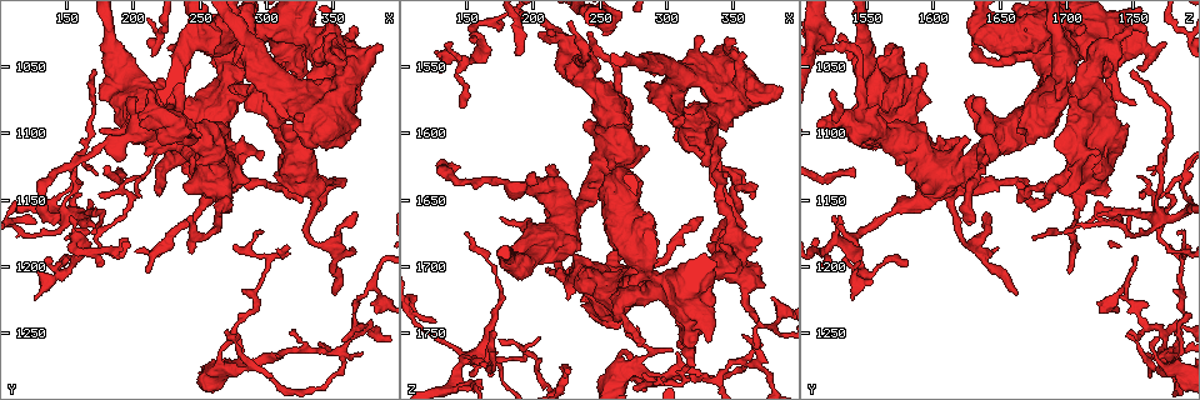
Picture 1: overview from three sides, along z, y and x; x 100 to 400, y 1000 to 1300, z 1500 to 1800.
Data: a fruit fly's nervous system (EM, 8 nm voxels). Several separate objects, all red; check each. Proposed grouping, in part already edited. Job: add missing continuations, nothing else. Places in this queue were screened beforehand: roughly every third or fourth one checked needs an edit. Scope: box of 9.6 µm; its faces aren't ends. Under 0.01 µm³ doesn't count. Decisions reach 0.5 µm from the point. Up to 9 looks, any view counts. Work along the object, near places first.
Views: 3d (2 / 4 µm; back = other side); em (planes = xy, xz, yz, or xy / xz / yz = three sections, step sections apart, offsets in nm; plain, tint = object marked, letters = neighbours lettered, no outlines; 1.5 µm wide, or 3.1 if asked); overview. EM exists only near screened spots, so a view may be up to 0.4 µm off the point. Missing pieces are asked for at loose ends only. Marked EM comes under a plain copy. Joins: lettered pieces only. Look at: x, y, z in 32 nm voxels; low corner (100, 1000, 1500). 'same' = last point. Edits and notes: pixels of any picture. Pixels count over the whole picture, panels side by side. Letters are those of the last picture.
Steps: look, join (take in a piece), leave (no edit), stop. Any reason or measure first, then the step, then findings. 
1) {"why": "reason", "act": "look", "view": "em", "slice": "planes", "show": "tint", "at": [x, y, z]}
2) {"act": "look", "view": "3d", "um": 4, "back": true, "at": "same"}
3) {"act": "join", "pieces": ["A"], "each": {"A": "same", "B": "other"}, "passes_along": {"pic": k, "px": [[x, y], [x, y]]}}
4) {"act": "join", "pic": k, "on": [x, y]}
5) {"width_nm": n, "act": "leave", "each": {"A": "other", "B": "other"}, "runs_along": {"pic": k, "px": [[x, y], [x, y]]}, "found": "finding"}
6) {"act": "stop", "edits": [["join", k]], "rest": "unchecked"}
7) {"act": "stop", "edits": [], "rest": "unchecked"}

{"why": "free end", "act": "look", "view": "em", "slice": "yz", "step": 4, "show": "tint", "at": [140, 1166, 1628]}

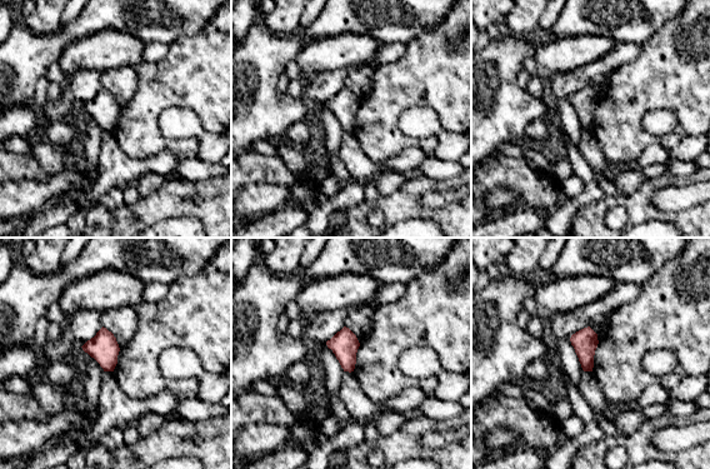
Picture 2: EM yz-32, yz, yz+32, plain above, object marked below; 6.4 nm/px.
{"why": "see the neighbours", "act": "look", "view": "em", "slice": "yz", "step": 4, "show": "letters", "at": "same"}

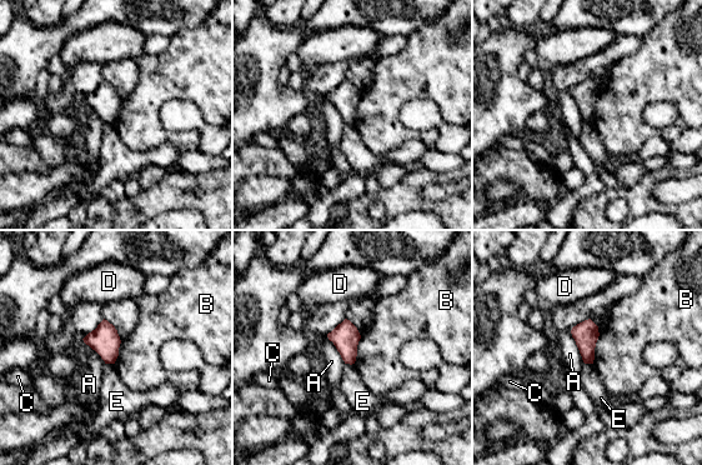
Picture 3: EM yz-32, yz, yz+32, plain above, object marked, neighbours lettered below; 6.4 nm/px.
{"longest_contact_nm": ["A", 240], "act": "leave", "each": {"A": "other", "B": "other", "C": "other", "D": "other", "E": "other"}, "border": {"pic": 3, "px": [[361, 335], [354, 364]]}, "found": "no lettered piece goes on from it"}

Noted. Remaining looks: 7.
{"why": "tapers out", "act": "look", "view": "em", "slice": "xy", "step": 8, "show": "letters", "at": [128, 1168, 1742]}

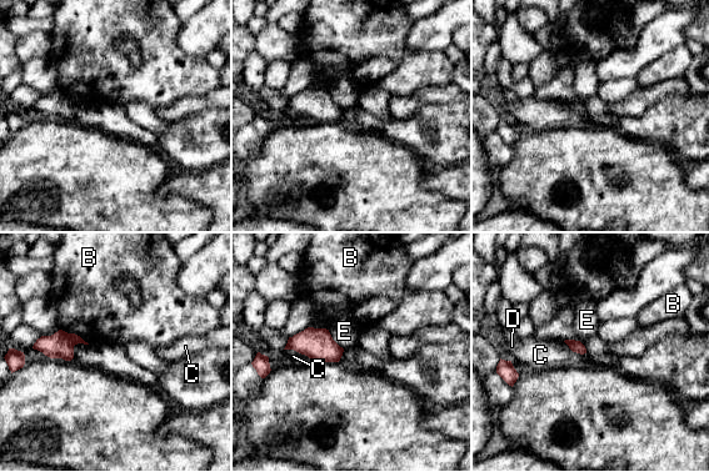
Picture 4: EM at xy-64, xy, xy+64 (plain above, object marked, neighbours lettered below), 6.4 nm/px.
{"act": "leave", "each": {"B": "other", "C": "other", "D": "other", "E": "other"}, "found": "no lettered piece goes on from it"}

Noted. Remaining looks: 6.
{"why": "tapers out", "act": "look", "view": "em", "um": 3.1, "slice": "yz", "step": 16, "show": "letters", "at": [150, 1166, 1530]}

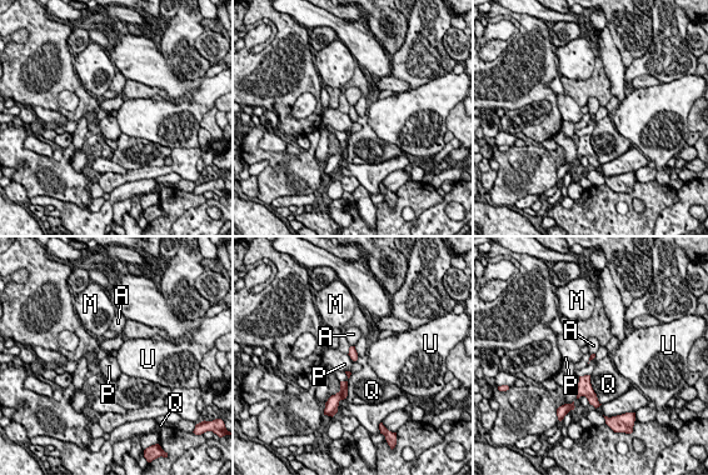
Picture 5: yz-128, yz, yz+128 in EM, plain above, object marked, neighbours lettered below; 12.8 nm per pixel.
{"act": "leave", "each": {"A": "other", "M": "other", "P": "other", "Q": "other", "U": "other"}, "found": "none of them fits"}

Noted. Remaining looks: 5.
{"why": "free end", "act": "look", "view": "3d", "um": 2, "at": [350, 1026, 1530]}

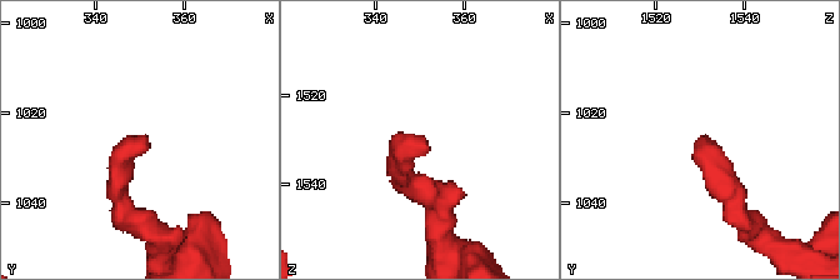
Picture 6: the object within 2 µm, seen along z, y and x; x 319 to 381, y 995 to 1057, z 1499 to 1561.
{"why": "now the EM", "act": "look", "view": "em", "slice": "xz", "step": 8, "show": "letters", "at": [350, 1026, 1529]}

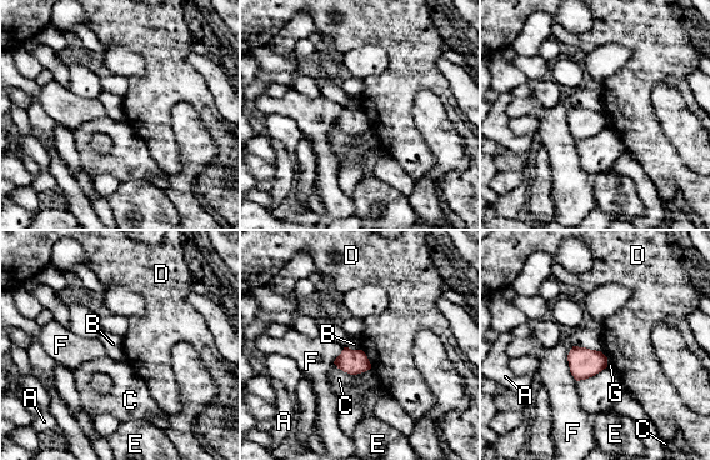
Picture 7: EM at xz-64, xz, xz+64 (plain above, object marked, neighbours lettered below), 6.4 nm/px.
{"act": "leave", "each": {"A": "other", "B": "other", "C": "other", "D": "other", "E": "other", "F": "other", "G": "other"}, "border": {"pic": 7, "px": [[348, 346], [360, 350]]}, "found": "no lettered piece goes on from it"}

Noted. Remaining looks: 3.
{"act": "stop", "edits": [], "rest": "unchecked"}

